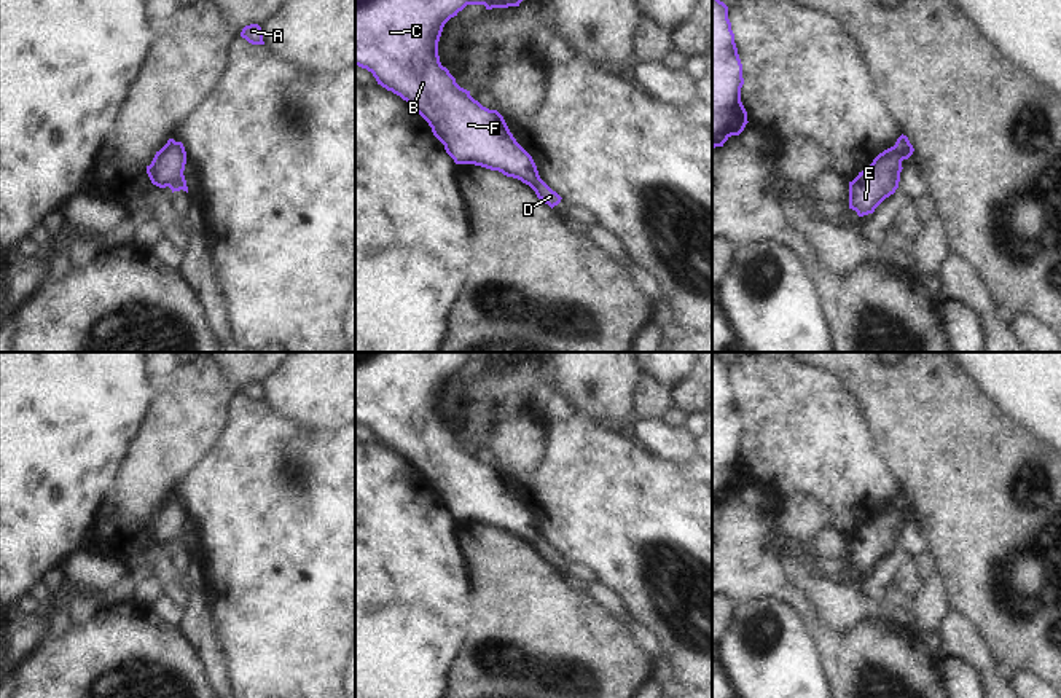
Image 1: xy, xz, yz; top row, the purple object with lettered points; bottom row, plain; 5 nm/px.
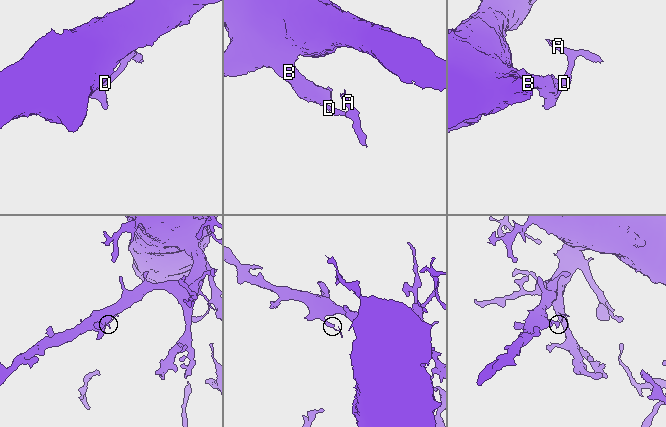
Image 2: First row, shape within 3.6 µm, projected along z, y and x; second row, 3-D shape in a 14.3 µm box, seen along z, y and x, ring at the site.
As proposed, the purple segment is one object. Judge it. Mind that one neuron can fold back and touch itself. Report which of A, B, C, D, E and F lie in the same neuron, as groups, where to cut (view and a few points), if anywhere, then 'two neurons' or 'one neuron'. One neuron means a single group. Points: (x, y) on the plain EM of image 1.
A D / B C E F | yz (894, 502), (905, 515) | two neurons

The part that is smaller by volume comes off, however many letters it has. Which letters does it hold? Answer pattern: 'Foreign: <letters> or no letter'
Foreign: A, D

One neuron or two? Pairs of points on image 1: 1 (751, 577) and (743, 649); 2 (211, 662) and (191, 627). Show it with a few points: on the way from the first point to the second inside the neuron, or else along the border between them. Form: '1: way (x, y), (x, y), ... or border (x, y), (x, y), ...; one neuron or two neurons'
1: border (784, 598), (755, 596), (736, 604); two neurons
2: way (211, 654), (199, 635); one neuron

